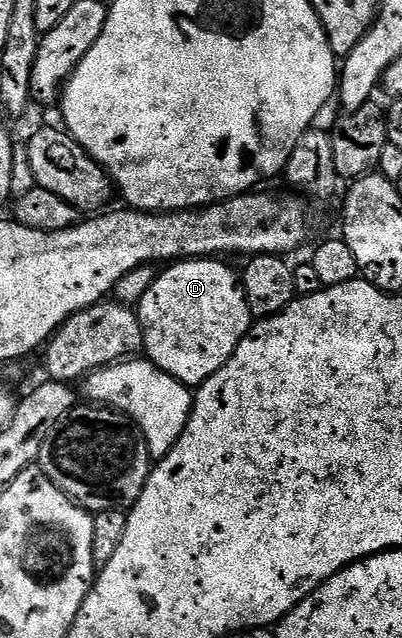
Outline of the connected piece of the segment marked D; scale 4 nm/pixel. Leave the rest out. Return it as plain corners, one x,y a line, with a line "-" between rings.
199,257
175,262
167,266
170,268
163,275
161,272
155,278
154,284
136,304
138,320
142,326
145,358
191,389
201,387
205,379
216,374
230,360
238,342
252,326
252,316
239,272
222,262
226,261
218,257

